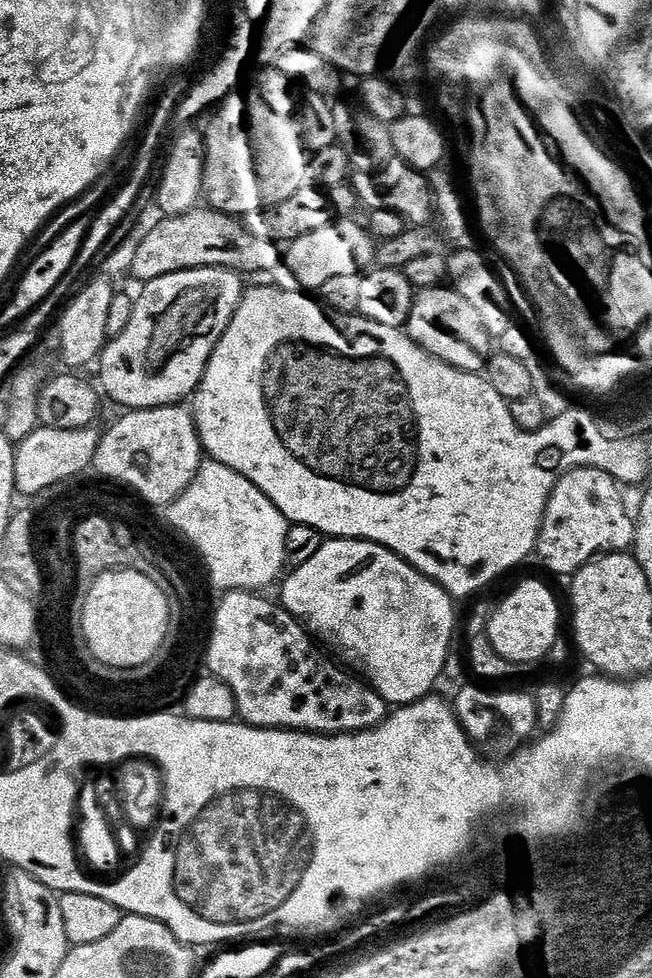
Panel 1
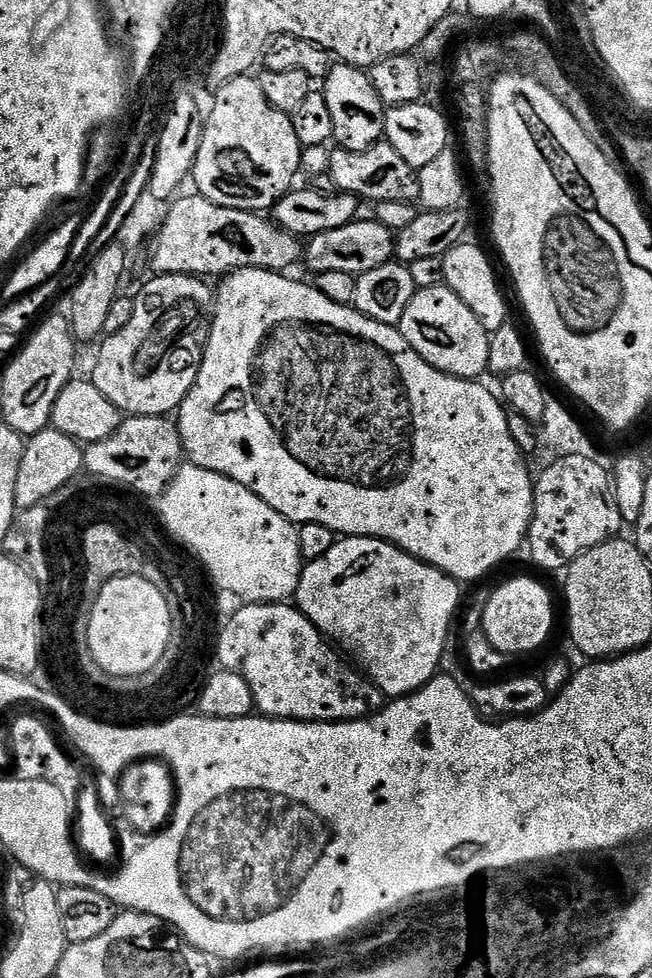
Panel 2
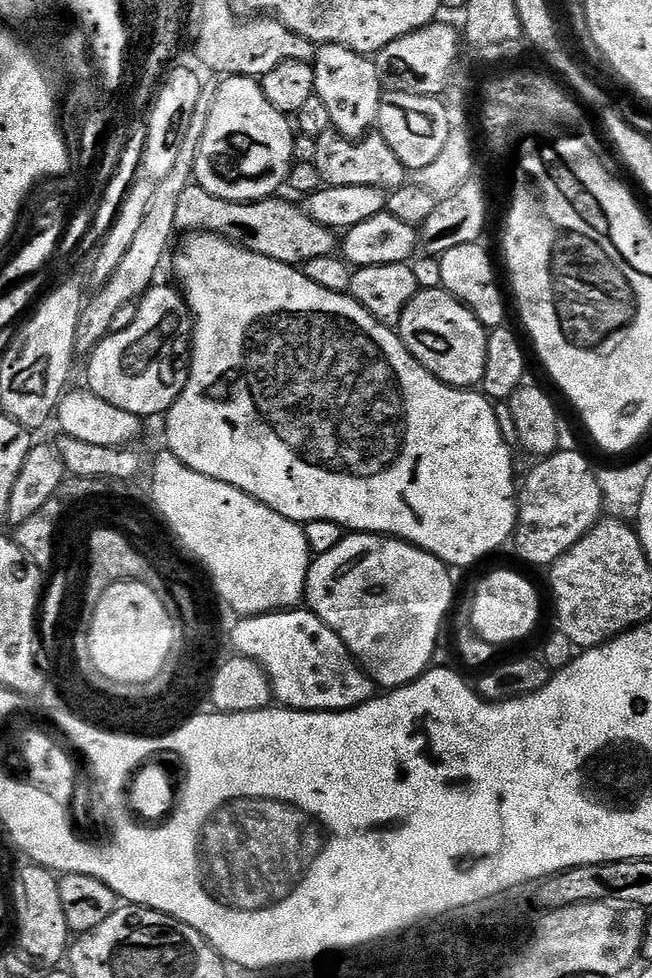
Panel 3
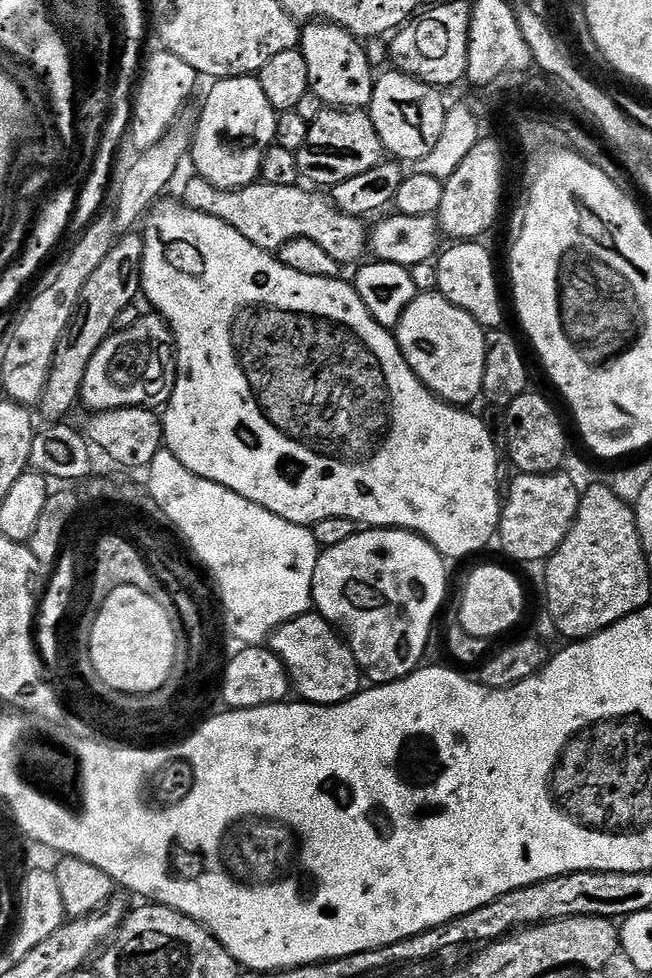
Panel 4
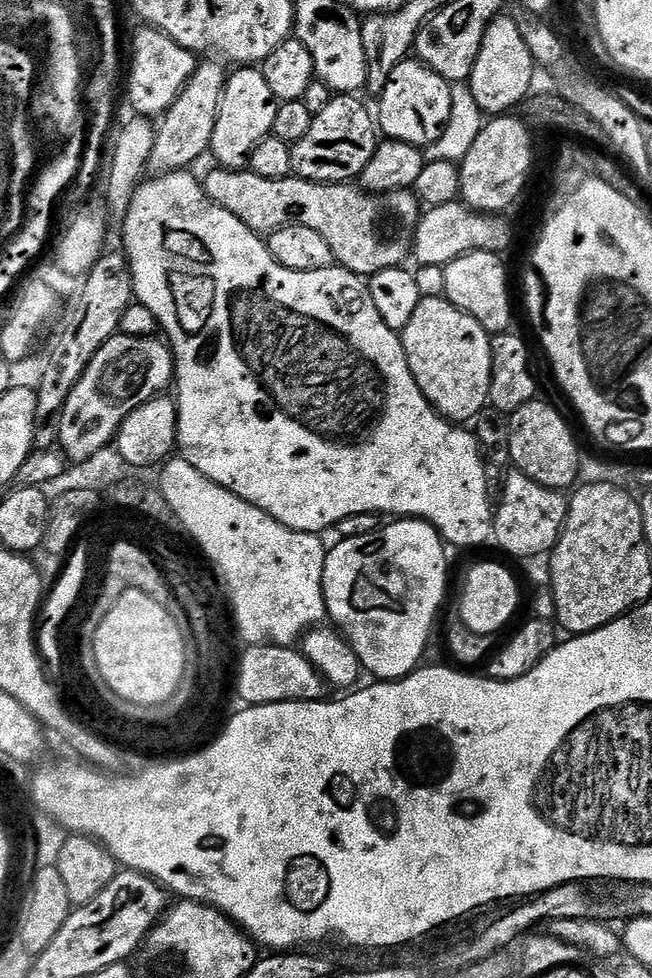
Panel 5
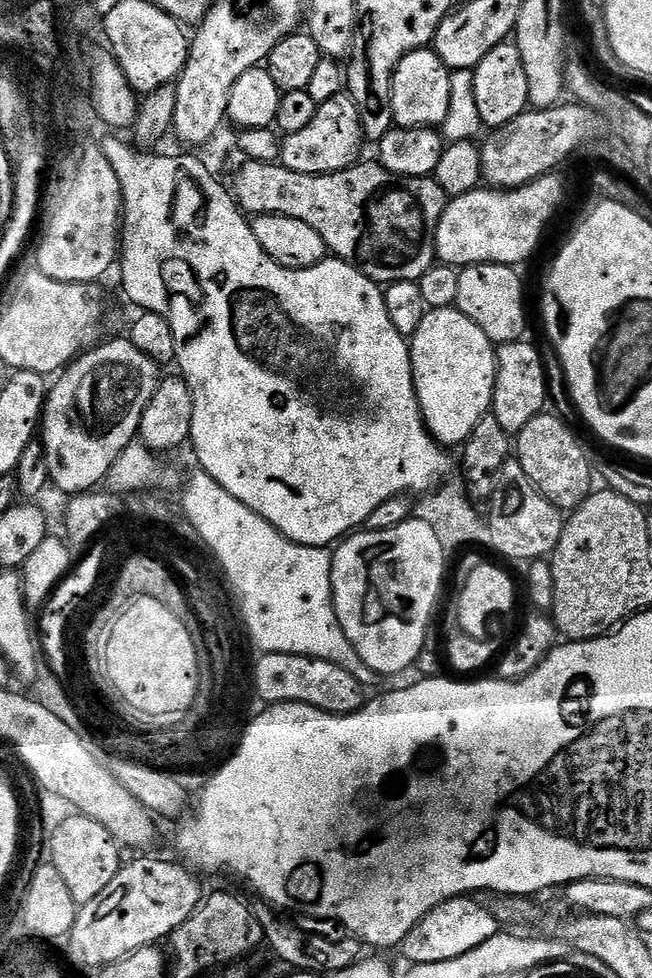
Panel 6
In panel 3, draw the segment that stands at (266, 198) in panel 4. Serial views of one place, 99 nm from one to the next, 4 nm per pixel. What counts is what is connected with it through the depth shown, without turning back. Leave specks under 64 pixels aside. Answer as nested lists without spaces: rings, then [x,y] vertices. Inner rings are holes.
[[[191,182],[186,185],[178,200],[174,222],[181,233],[210,232],[231,244],[237,244],[247,252],[262,254],[283,264],[303,266],[310,262],[310,258],[333,255],[338,246],[337,233],[314,222],[314,218],[310,218],[301,205],[299,208],[288,200],[280,199],[230,202],[202,190],[200,184]]]

